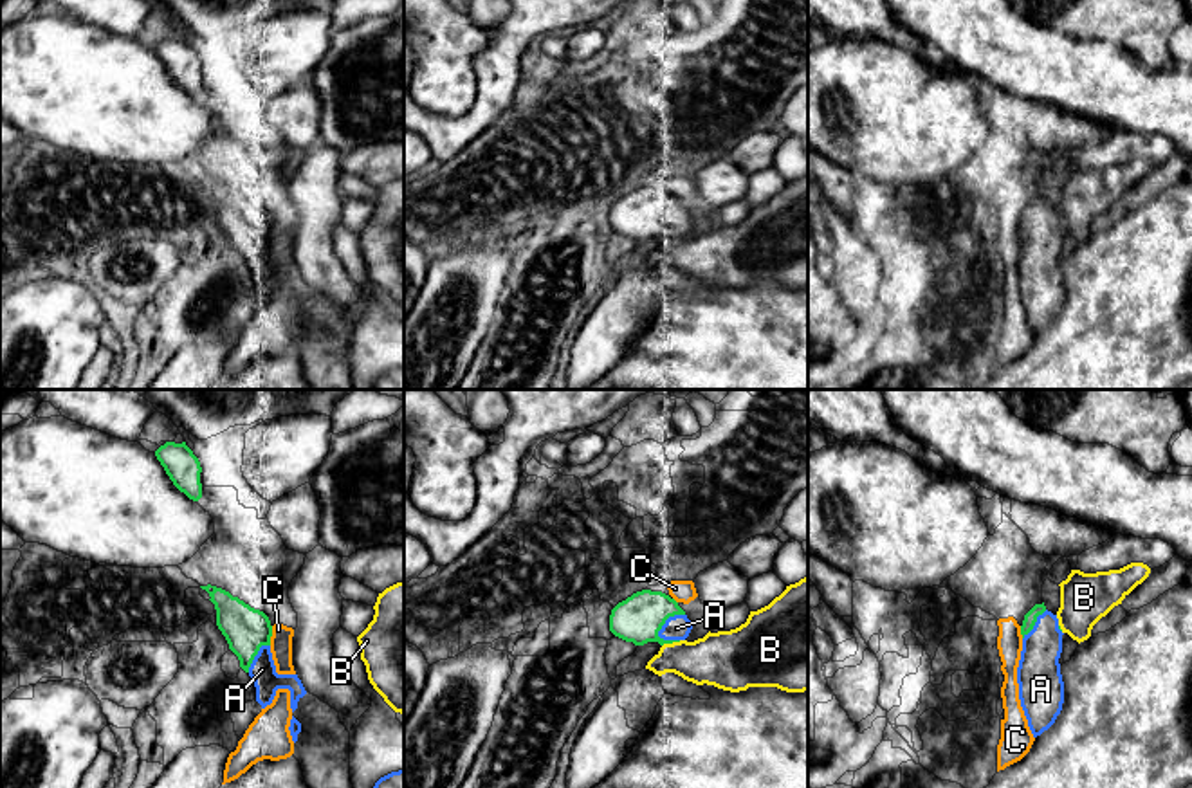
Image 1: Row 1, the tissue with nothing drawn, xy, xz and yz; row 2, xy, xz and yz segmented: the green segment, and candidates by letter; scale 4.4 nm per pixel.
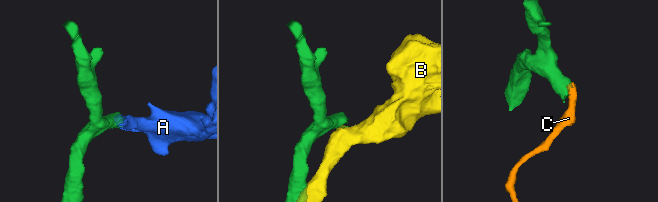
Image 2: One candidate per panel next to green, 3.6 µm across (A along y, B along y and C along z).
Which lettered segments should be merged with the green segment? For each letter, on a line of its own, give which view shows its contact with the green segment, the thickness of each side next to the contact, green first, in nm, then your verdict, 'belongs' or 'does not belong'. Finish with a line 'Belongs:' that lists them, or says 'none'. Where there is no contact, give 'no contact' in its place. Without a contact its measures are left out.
A: meets green in xz; 200 nm thick on the green side, 110 nm on the other; belongs
B: meets green in xz; 200 nm thick on the green side, 240 nm on the other; does not belong
C: meets green in xy; 200 nm thick on the green side, 100 nm on the other; does not belong
Belongs: A

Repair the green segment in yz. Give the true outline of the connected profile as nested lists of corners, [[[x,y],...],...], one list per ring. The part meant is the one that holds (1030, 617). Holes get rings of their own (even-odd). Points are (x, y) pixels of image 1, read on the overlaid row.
[[[1044,602],[1035,604],[1022,620],[1022,651],[1017,667],[1019,700],[1033,738],[1048,730],[1062,710],[1060,674],[1062,629]]]

